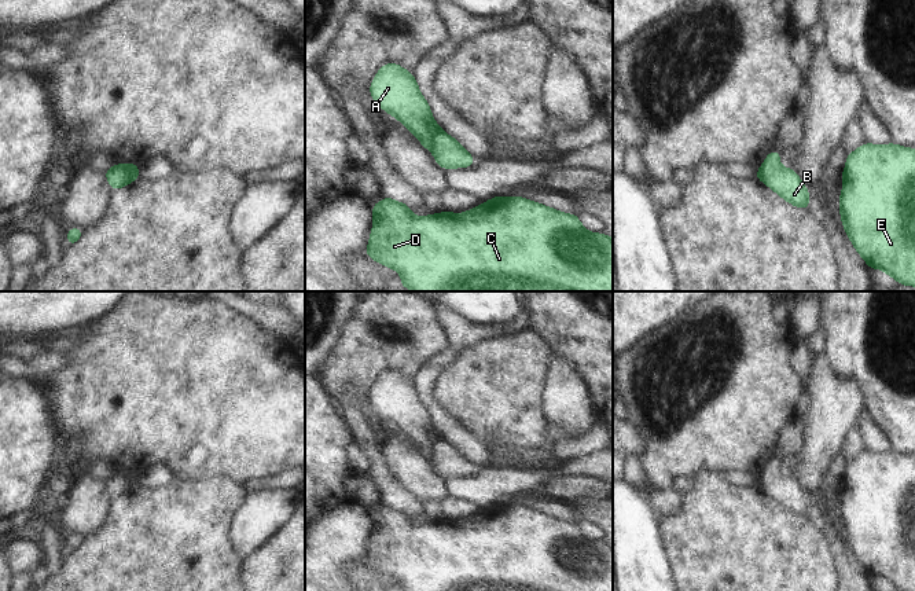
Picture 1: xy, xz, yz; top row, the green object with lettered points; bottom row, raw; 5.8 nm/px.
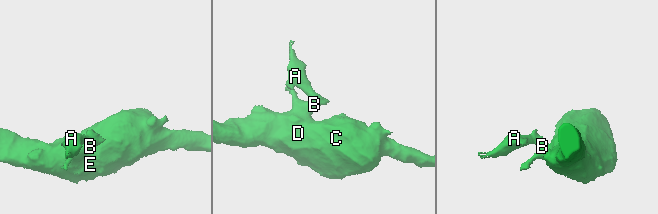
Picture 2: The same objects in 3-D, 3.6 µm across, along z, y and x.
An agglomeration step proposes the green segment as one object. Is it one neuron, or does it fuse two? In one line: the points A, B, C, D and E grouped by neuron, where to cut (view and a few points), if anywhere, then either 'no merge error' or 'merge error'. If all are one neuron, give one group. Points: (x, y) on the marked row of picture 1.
A / B C D E; cut in xz along (441, 131), (434, 139), (432, 149); merge error

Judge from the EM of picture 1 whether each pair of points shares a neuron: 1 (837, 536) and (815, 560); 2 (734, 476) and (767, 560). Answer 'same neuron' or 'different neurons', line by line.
1: different neurons
2: different neurons

